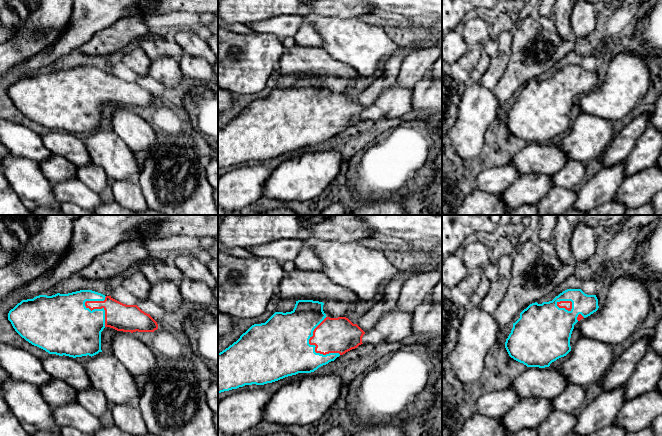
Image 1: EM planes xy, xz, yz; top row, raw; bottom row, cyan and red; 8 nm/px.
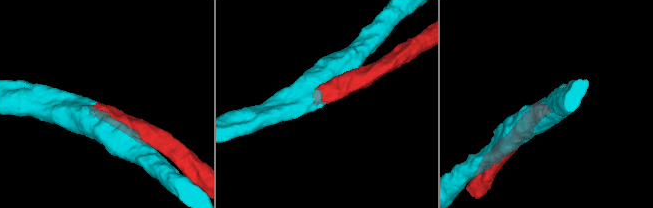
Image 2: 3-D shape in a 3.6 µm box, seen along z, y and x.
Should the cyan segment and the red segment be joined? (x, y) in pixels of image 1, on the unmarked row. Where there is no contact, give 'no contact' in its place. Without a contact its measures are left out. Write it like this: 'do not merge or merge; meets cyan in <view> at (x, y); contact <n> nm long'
merge; meets cyan in xy at (100, 85); contact 260 nm long

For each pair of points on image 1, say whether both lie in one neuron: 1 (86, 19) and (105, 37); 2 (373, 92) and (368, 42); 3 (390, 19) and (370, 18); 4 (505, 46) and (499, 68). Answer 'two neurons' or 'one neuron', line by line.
1: two neurons
2: two neurons
3: one neuron
4: one neuron

